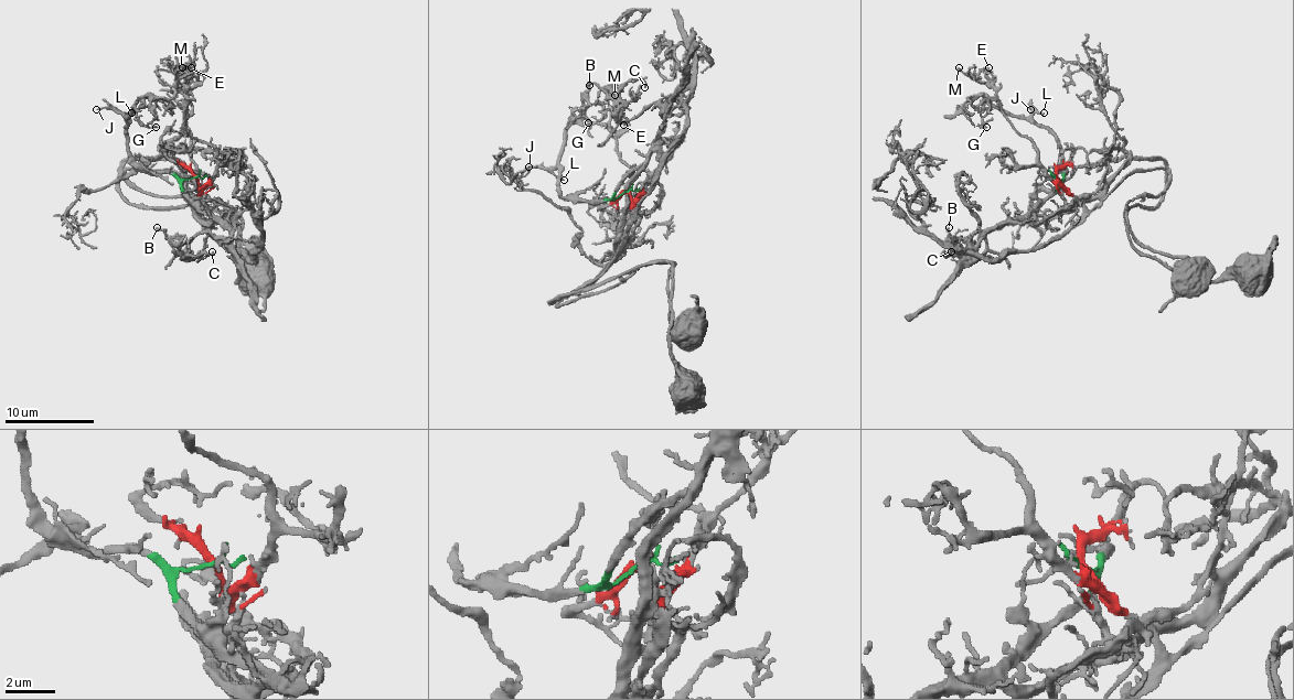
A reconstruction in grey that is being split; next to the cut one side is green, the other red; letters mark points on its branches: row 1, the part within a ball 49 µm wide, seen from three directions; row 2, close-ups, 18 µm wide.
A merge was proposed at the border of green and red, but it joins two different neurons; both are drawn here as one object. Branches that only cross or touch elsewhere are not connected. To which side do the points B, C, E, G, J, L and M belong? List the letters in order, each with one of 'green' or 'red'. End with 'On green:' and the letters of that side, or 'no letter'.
B: green
C: green
E: red
G: green
J: green
L: green
M: red
On green: B, C, G, J, L

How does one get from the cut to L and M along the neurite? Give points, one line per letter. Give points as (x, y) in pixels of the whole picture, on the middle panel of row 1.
L: (627, 191), (609, 200), (564, 197), (559, 193), (557, 168), (553, 172), (564, 179)
M: (627, 191), (635, 197), (648, 185), (650, 174), (633, 170), (616, 150), (616, 135), (609, 128), (613, 94)

